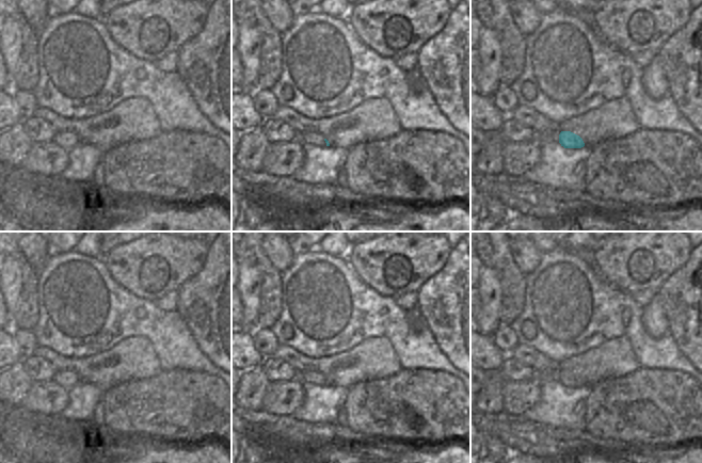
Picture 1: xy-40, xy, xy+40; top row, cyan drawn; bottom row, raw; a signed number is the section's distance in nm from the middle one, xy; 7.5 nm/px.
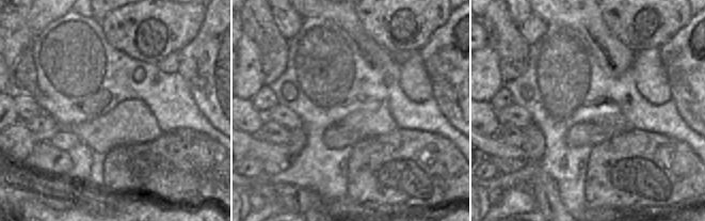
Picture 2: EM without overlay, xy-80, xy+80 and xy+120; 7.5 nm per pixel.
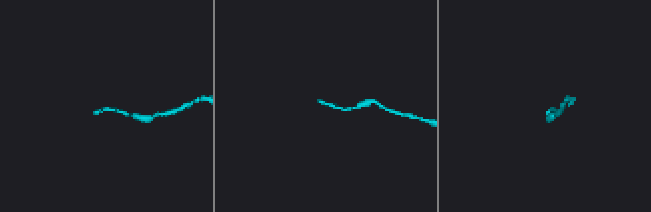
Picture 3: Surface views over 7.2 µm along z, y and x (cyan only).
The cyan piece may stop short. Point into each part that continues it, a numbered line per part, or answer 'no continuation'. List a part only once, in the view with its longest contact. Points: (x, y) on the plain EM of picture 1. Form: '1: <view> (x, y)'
1: xy+40 (555, 374)

